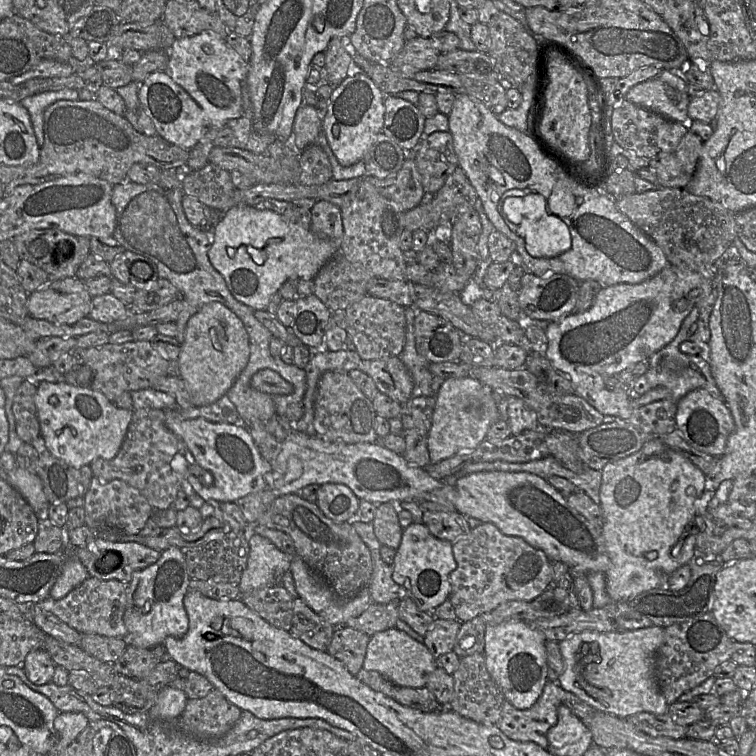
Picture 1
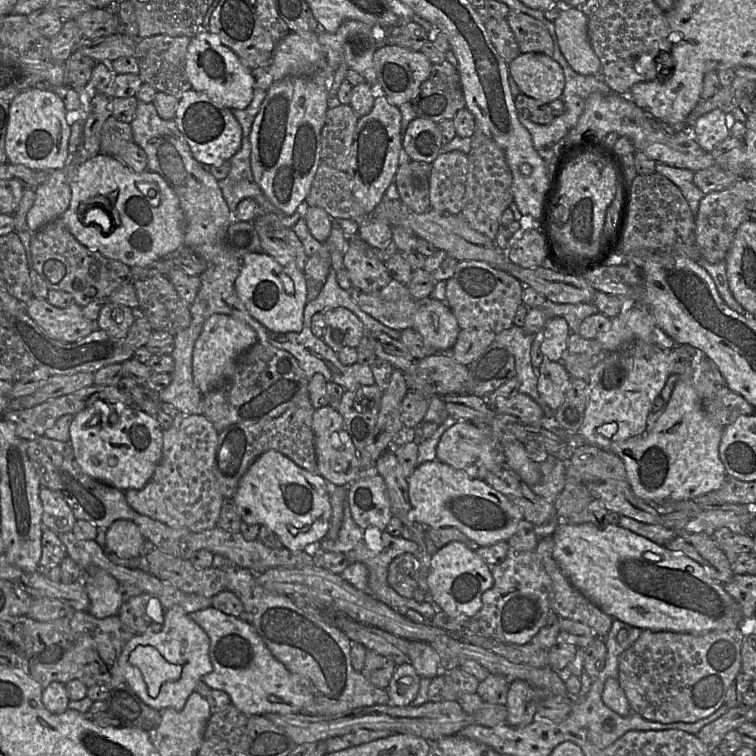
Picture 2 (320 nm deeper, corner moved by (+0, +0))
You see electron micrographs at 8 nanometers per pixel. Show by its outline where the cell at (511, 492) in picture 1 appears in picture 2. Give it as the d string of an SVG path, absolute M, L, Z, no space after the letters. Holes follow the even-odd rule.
M559 520L552 538L553 557L570 583L613 619L642 630L696 635L735 629L743 621L739 604L724 590L720 582L707 575L699 563L620 525L608 524L601 527Z

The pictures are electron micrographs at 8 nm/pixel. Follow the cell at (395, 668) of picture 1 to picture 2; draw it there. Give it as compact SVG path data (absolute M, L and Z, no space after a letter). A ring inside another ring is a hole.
M403 663L397 665L394 674L390 680L386 691L390 697L388 705L407 706L410 705L416 698L421 677L416 672L415 668L410 663Z

